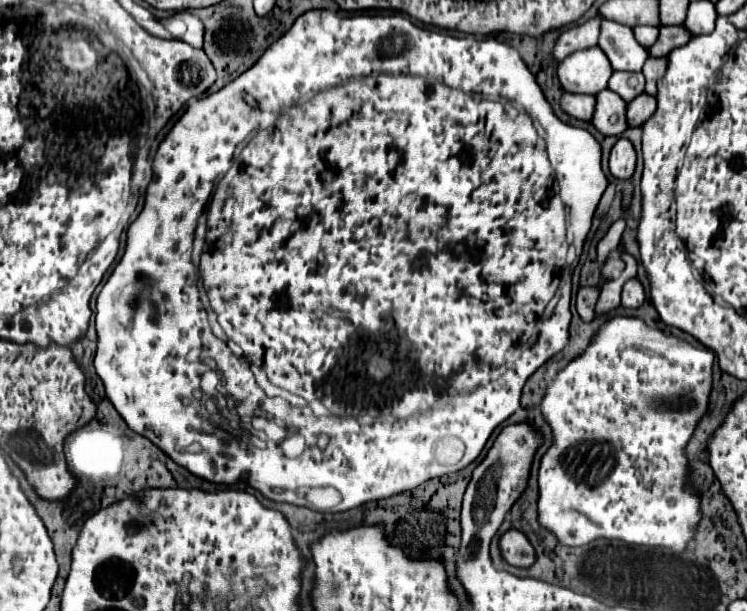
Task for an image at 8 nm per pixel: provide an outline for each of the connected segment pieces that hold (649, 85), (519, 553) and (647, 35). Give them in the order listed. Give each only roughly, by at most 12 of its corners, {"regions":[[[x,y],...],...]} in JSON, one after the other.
{"regions":[[[649,57],[643,65],[645,93],[657,93],[665,59]],[[507,529],[499,537],[499,549],[507,563],[529,567],[535,549],[529,539]],[[633,27],[639,45],[649,47],[657,41],[659,27]]]}

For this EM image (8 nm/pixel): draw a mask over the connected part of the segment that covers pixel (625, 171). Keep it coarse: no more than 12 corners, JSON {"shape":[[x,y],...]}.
{"shape":[[619,139],[609,155],[609,171],[625,181],[637,155],[629,139]]}

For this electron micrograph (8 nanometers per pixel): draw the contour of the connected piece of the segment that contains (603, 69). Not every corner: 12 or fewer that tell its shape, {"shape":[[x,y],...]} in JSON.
{"shape":[[599,47],[575,51],[557,67],[569,93],[607,87],[613,75]]}

